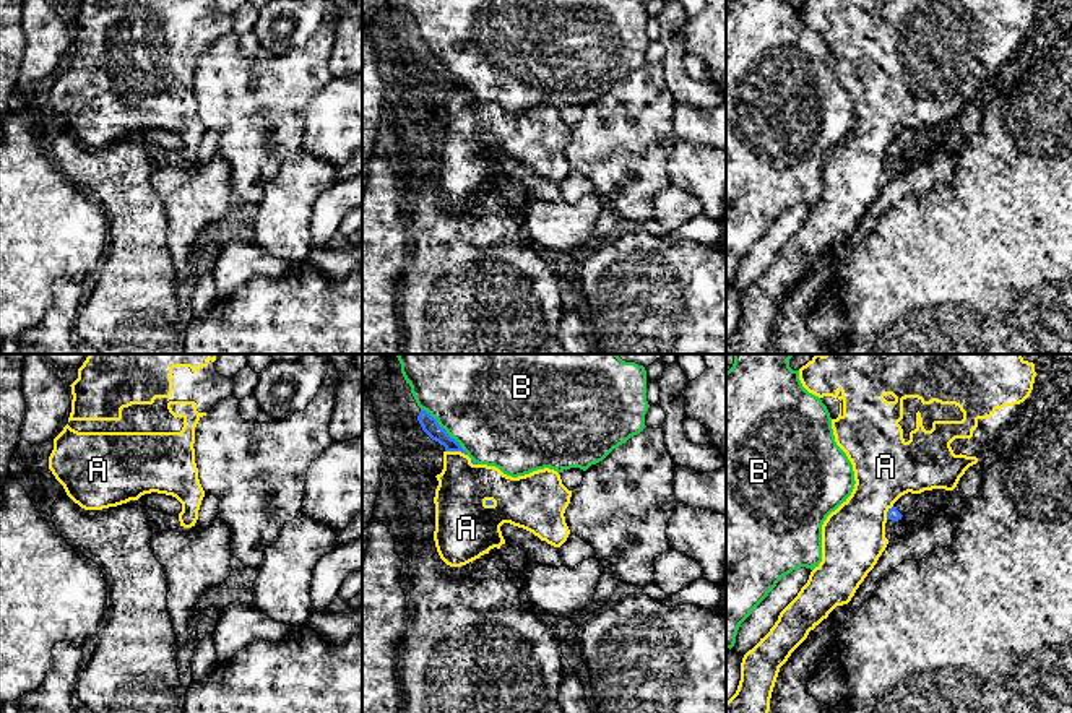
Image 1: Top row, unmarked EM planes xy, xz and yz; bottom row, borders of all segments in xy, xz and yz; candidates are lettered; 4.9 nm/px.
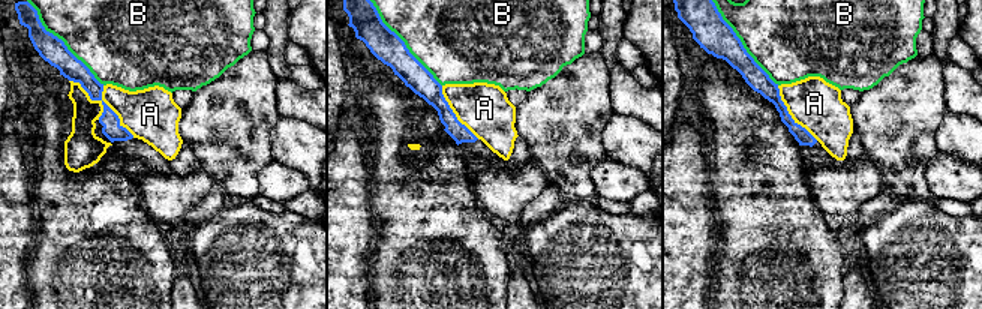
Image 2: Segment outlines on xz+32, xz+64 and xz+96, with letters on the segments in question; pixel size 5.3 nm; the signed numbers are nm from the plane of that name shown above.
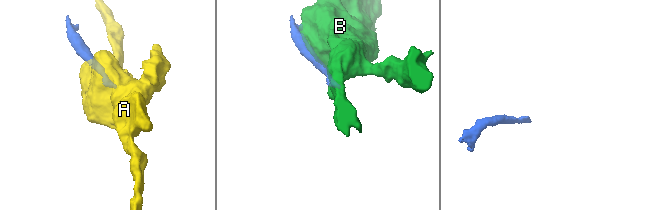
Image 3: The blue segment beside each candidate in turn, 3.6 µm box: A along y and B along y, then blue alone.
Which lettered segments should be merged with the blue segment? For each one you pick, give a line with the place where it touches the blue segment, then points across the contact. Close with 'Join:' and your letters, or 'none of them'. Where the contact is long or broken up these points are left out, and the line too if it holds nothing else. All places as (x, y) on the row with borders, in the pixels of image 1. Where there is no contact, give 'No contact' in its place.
Join: none of them

